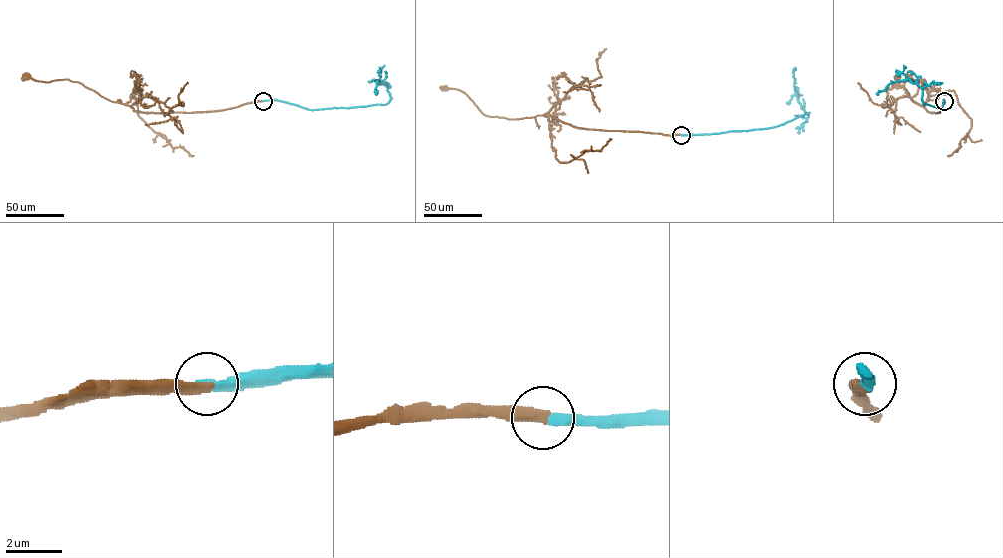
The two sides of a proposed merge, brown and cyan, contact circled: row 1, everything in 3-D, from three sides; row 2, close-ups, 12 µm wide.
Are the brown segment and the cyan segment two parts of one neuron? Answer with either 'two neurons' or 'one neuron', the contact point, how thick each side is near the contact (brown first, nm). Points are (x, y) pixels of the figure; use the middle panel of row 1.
one neuron; place (681, 135); calibres 400 and 360 nm

